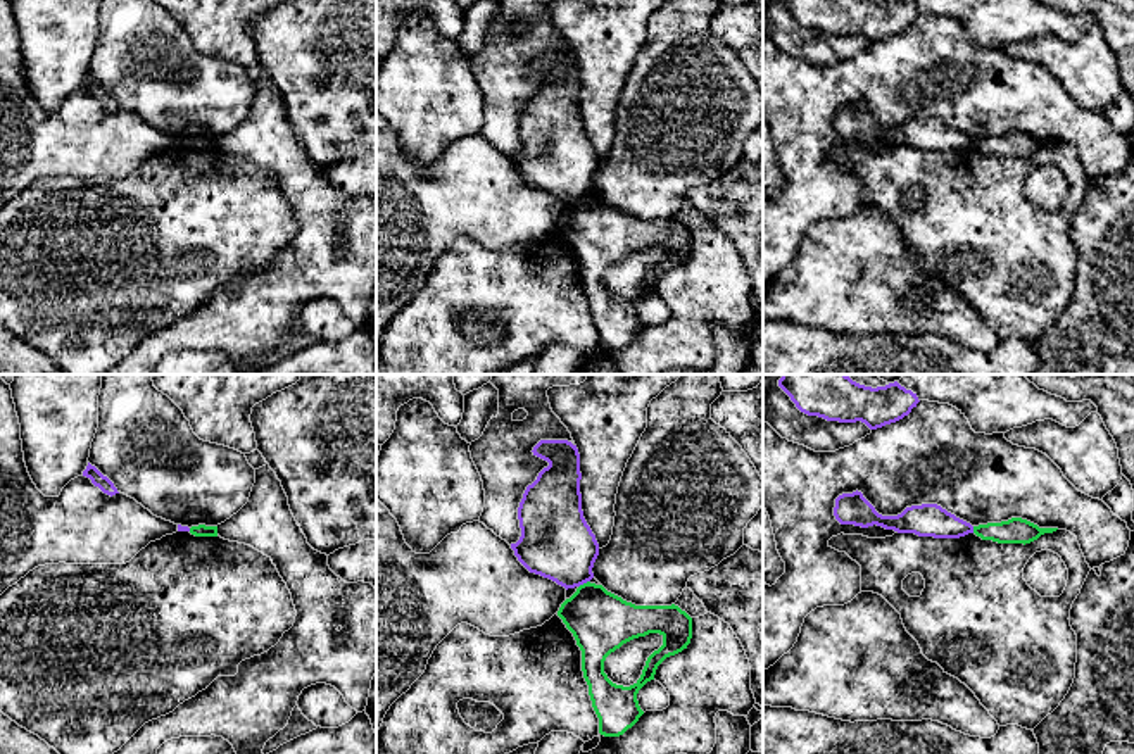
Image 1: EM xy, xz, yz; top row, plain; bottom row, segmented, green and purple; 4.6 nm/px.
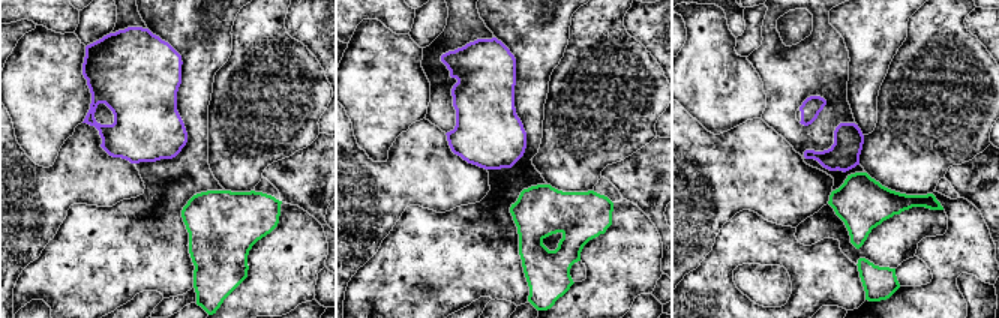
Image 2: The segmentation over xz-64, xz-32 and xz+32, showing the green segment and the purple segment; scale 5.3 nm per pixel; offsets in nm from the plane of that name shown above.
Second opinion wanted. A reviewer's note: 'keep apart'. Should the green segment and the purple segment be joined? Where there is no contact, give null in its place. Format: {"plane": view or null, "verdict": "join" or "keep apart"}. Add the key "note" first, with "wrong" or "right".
{"note": "right", "plane": "xz", "verdict": "keep apart"}

